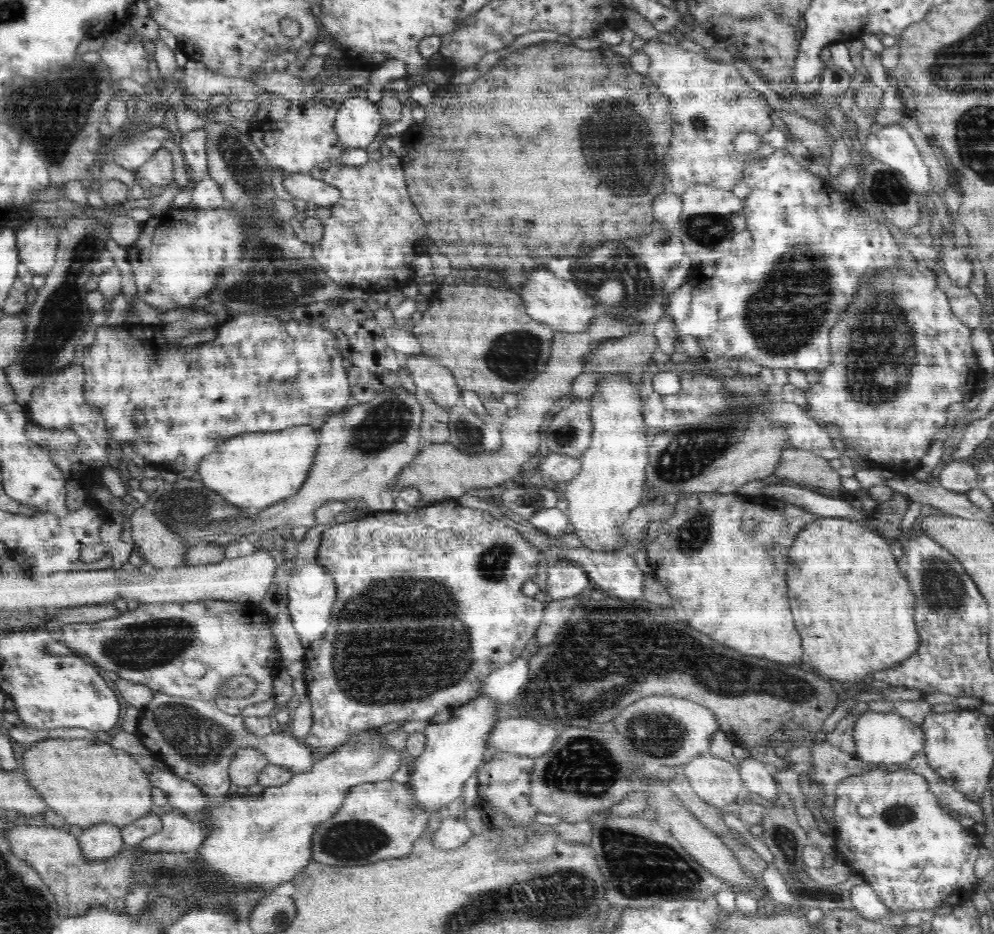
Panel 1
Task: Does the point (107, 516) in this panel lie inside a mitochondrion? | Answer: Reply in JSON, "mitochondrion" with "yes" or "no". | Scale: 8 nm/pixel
{"mitochondrion":"no"}

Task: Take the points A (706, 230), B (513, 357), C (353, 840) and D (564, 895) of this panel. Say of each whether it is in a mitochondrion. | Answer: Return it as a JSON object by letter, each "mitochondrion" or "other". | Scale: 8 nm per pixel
{"A":"mitochondrion","B":"mitochondrion","C":"mitochondrion","D":"mitochondrion"}

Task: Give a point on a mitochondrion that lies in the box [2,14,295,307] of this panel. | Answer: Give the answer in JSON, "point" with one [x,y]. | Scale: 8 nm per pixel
{"point":[53,117]}

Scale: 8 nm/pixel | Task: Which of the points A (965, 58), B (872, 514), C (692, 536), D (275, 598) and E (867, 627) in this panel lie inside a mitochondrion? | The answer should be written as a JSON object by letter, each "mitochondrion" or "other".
{"A":"mitochondrion","B":"other","C":"mitochondrion","D":"mitochondrion","E":"other"}

